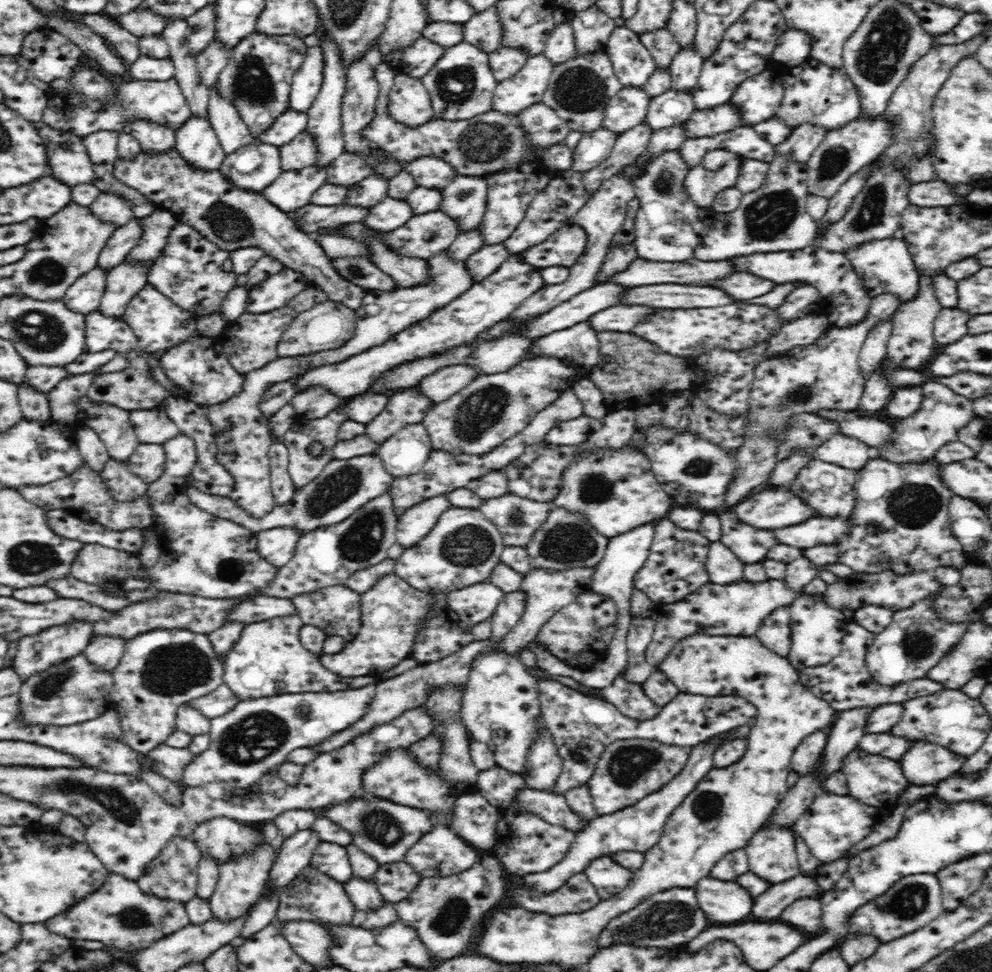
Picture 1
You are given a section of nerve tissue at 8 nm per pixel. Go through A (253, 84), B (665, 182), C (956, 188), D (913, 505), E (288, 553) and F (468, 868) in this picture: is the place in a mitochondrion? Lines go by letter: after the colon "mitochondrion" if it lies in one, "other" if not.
A: mitochondrion
B: mitochondrion
C: other
D: mitochondrion
E: other
F: other

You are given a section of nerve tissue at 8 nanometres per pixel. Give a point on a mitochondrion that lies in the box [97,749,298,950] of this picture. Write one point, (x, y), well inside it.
(136, 918)

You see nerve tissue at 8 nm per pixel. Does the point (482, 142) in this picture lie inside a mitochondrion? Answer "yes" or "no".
yes

